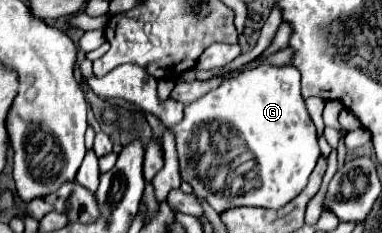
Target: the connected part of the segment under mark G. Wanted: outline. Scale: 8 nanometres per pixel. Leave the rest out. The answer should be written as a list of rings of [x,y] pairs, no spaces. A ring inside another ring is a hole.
[[[258,66],[242,72],[238,78],[226,80],[216,90],[188,104],[184,108],[184,120],[172,126],[172,130],[178,142],[182,180],[190,182],[194,194],[208,200],[216,212],[224,212],[234,206],[260,206],[272,210],[282,208],[306,188],[308,176],[320,158],[316,156],[316,126],[300,92],[300,72],[292,66]],[[244,152],[252,154],[252,164],[232,166],[232,160]],[[216,180],[224,180],[224,186],[218,186]]]

